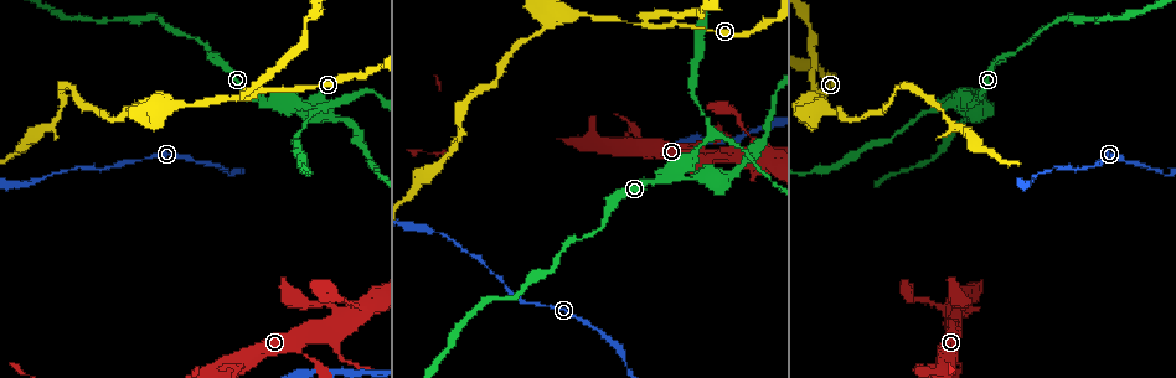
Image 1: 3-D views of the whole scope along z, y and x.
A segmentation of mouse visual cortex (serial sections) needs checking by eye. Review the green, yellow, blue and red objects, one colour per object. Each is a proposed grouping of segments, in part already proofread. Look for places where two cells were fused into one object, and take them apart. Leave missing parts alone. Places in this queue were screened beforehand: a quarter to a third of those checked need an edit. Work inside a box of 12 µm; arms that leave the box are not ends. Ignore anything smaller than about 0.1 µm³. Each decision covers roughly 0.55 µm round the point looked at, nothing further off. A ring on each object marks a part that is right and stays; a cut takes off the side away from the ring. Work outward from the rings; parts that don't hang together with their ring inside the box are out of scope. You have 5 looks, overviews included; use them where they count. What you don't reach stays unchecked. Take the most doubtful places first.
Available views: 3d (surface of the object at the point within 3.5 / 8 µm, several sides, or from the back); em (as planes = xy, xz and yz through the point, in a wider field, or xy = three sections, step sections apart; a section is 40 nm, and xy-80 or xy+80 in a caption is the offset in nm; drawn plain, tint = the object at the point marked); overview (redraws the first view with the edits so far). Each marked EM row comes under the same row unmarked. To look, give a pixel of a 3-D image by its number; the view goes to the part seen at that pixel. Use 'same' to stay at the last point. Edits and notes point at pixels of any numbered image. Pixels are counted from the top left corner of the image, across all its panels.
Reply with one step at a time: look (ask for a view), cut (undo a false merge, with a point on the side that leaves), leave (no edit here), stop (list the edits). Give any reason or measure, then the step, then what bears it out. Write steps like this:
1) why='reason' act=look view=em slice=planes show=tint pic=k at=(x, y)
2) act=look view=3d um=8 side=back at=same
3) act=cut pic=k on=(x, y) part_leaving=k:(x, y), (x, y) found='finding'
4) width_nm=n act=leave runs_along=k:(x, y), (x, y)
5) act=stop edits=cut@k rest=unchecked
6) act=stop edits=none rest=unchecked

why='three-way junction' act=look view=3d um=3.5 pic=1 at=(278, 99)

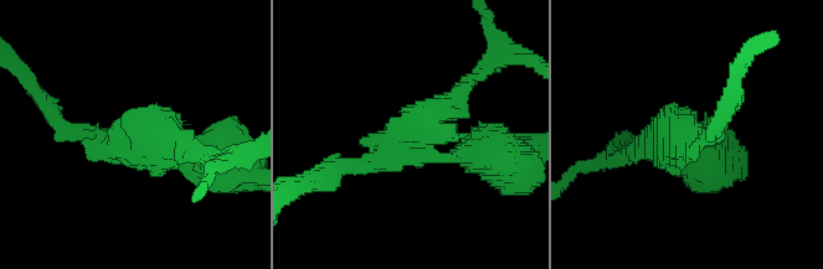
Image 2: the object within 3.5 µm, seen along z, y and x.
arms=3 arm_widths_nm=150,150,250 why='shape alone is not enough' act=look view=em slice=xy step=3 show=tint pic=2 at=(688, 138)

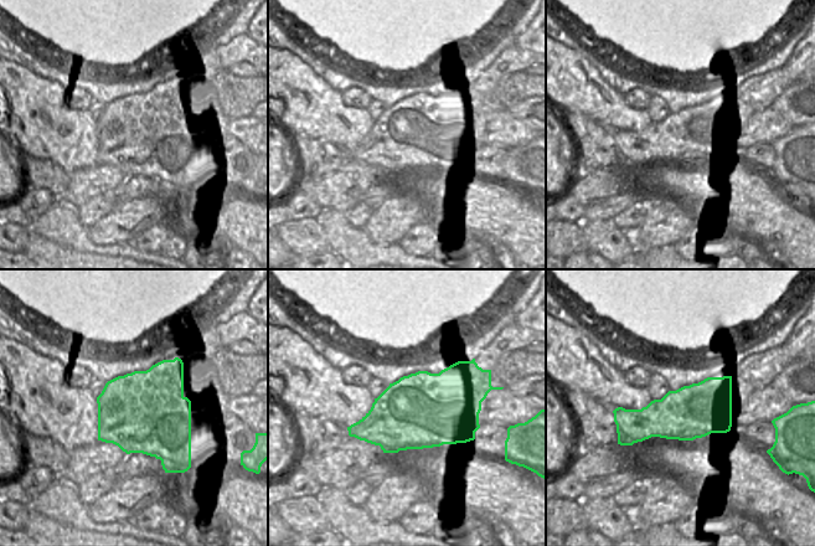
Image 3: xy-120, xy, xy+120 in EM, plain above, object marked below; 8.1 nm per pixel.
act=cut pic=2 on=(137, 150) found='a second cell is stuck on'

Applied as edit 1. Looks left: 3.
act=look view=overview

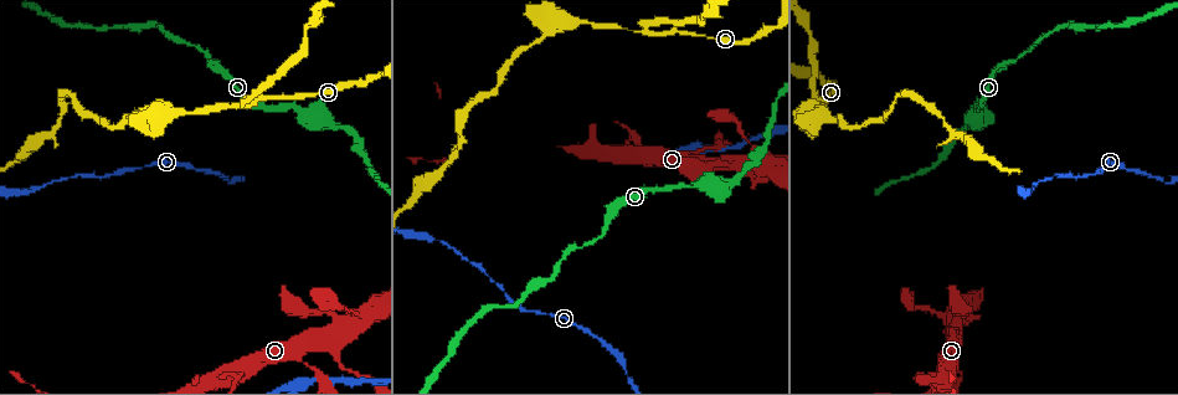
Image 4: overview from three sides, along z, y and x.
why='thin neck' act=look view=3d um=3.5 pic=4 at=(643, 34)

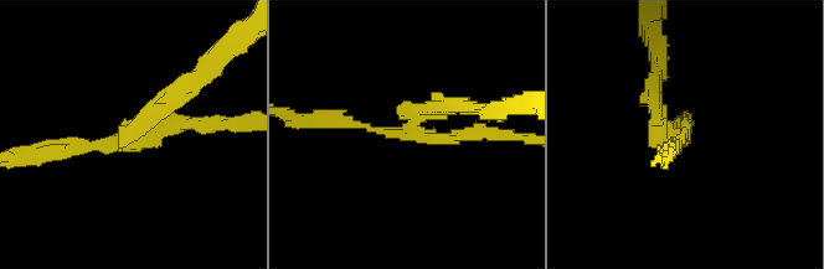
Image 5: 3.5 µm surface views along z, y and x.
arms=3 arm_widths_nm=150,200,250 why='need the tissue' act=look view=em slice=xy step=2 show=tint pic=5 at=(407, 133)

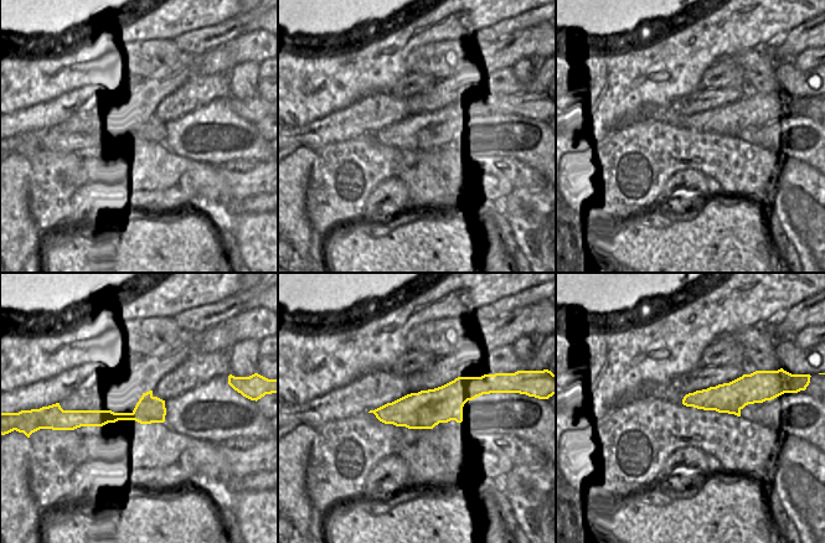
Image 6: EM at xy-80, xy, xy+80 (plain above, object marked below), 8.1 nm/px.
act=cut pic=5 on=(152, 104) part_leaving=5:(133, 134), (225, 46) found='two cells meet here'

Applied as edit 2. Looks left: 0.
act=stop edits=cut@2,cut@5 rest=unchecked

